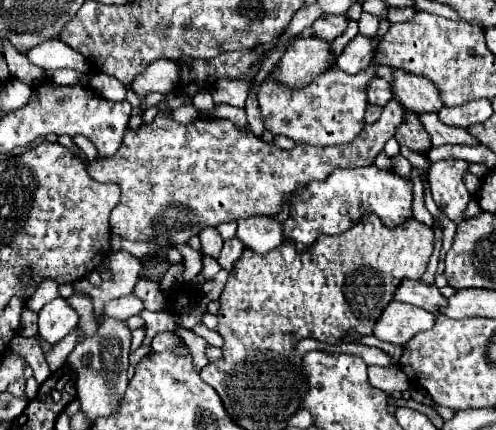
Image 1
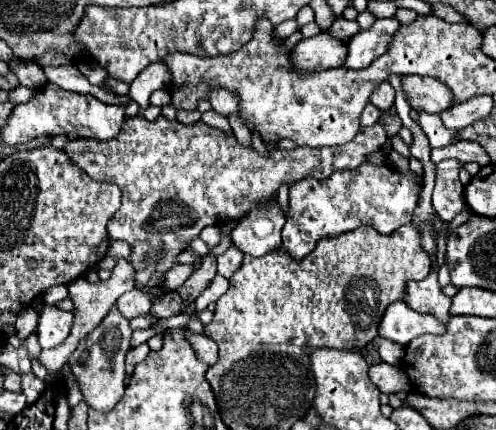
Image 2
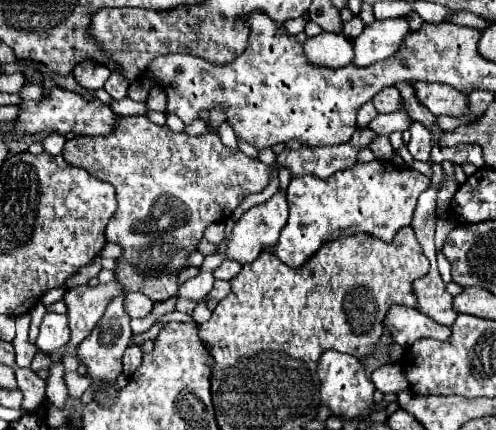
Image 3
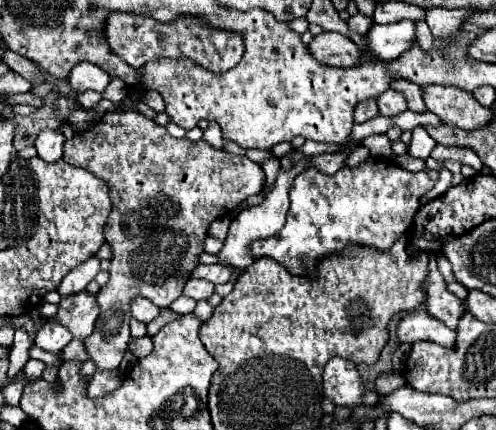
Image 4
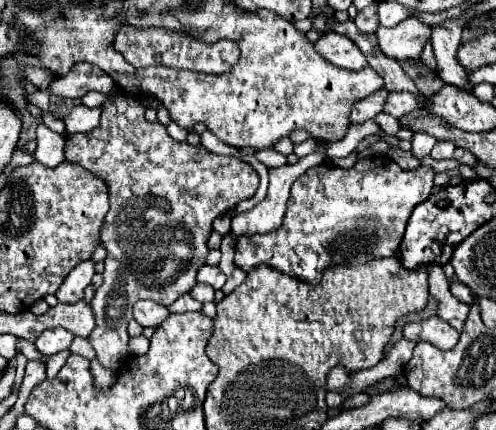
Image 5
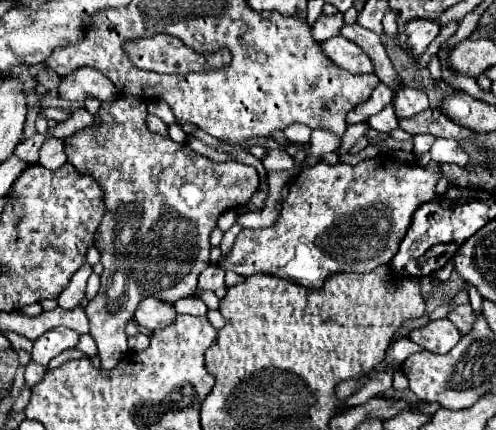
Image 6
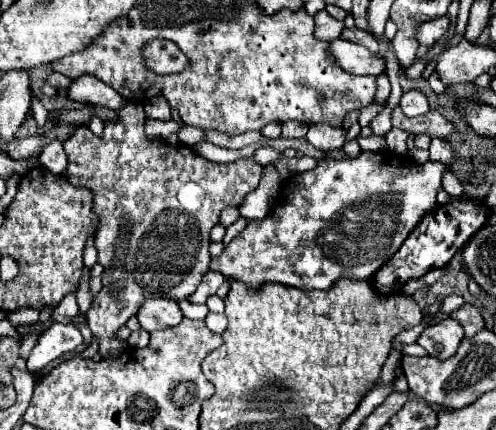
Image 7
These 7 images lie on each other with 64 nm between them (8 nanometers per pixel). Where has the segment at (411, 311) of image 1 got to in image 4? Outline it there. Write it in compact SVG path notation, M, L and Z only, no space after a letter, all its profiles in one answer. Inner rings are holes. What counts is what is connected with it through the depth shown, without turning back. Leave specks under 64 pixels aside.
M412 310L406 312L398 320L396 328L400 344L414 344L418 340L430 340L442 346L452 346L456 340L456 332L444 326L440 320L432 318L424 310Z

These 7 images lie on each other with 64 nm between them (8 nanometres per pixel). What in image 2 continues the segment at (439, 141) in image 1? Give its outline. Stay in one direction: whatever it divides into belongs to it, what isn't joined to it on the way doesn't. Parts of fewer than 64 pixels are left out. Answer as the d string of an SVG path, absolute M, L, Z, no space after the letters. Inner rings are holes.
M412 110L410 112L412 120L424 130L424 134L428 136L430 140L430 146L432 148L442 148L442 146L448 146L448 144L456 144L456 130L448 130L440 116L432 116L428 112L418 112L418 110Z

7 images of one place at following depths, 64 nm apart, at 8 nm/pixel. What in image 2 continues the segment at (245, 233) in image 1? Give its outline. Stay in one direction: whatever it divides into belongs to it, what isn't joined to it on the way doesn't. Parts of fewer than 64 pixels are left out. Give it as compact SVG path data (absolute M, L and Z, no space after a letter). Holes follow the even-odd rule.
M278 202L268 204L264 208L252 210L246 218L238 222L232 230L232 242L250 256L264 256L276 248L280 248L282 226L286 222L284 212Z

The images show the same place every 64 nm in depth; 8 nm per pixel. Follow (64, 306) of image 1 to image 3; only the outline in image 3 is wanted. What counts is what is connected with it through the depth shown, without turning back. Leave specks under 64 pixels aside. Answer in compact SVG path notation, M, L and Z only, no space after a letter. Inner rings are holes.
M46 312L42 324L40 324L40 334L36 340L36 346L42 352L54 352L62 348L70 340L70 328L68 328L68 318L66 314L56 314L56 312Z

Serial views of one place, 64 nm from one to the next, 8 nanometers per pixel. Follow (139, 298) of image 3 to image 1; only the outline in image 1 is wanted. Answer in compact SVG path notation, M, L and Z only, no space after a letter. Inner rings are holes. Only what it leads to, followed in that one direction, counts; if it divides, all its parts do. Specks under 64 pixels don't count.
M130 294L130 296L122 296L118 300L110 300L108 304L104 304L104 316L106 318L116 318L116 320L126 320L134 314L138 314L142 310L142 302Z

